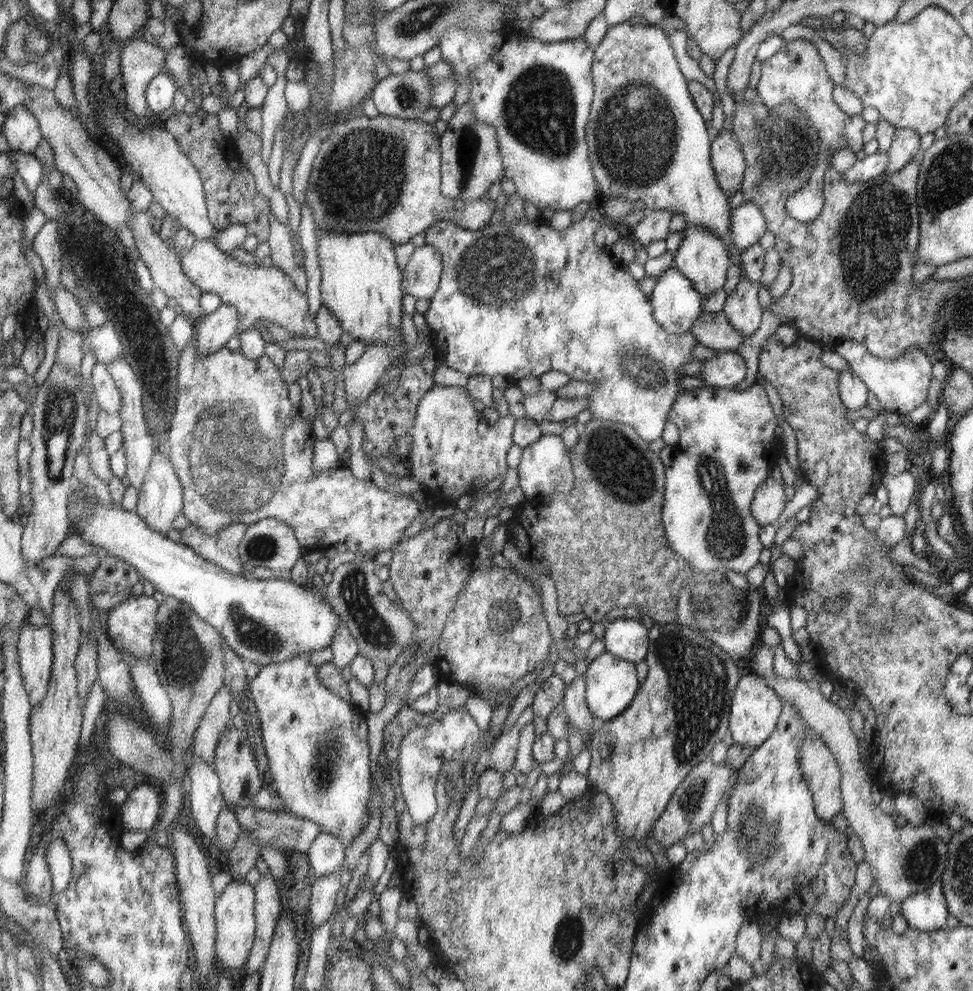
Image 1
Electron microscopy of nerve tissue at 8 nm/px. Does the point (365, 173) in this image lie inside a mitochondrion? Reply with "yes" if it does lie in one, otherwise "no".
yes

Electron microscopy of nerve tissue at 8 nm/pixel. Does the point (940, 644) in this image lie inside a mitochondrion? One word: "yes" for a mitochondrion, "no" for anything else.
no

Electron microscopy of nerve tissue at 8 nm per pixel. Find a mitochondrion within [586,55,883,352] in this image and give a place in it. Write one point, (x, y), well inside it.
(634, 136)

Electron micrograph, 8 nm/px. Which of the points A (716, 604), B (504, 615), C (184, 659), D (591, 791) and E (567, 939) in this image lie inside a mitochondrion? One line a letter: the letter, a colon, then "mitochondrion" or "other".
A: mitochondrion
B: mitochondrion
C: mitochondrion
D: other
E: mitochondrion

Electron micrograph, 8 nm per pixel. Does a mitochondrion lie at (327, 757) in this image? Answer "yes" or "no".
yes

